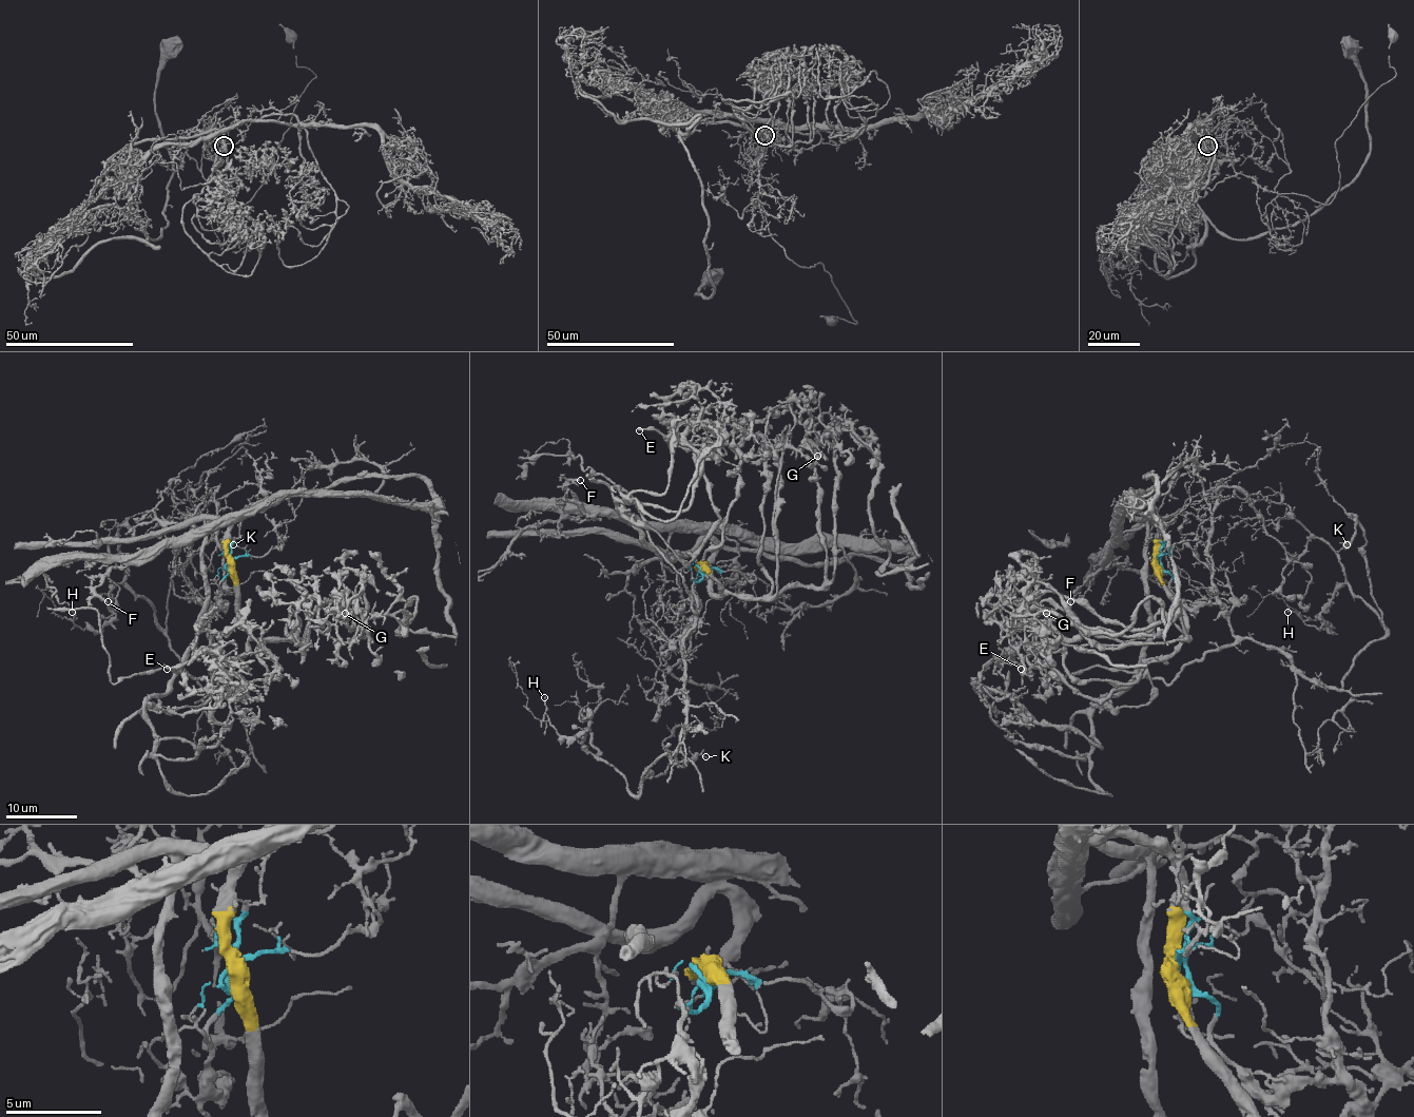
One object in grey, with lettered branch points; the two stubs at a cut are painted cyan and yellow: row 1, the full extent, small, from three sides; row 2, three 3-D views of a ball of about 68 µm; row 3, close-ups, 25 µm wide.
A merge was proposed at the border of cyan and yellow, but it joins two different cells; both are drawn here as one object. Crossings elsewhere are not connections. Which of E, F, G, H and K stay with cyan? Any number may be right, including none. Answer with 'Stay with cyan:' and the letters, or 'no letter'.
Stay with cyan: H, K

